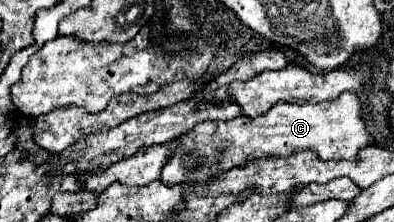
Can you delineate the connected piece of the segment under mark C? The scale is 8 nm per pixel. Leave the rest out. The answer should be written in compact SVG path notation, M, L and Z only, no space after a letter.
M343 92L335 100L317 104L277 102L263 116L237 116L229 122L201 122L191 132L179 136L175 150L161 172L161 182L167 186L207 182L253 160L267 156L285 158L297 150L315 150L319 158L327 160L353 160L359 148L367 144L373 144L373 138L363 124L361 104L353 92Z

